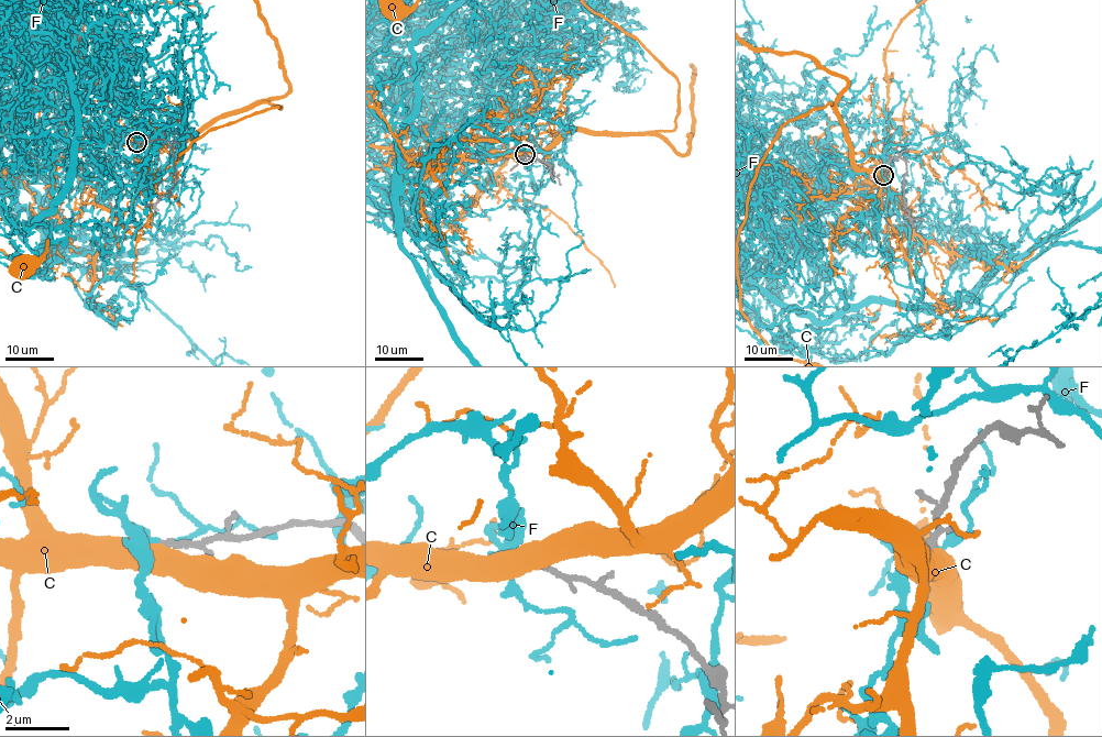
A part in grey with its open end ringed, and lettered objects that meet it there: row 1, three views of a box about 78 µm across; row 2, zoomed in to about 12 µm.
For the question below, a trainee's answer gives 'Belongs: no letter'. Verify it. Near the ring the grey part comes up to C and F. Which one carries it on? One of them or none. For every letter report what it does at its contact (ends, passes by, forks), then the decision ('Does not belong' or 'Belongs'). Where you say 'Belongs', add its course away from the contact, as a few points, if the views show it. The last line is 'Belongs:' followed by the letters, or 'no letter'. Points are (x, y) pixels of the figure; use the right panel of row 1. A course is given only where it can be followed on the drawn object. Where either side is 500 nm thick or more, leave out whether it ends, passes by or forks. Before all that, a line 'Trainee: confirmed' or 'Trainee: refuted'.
Trainee: confirmed
C: Does not belong
F: It passes by. Does not belong
Belongs: no letter

